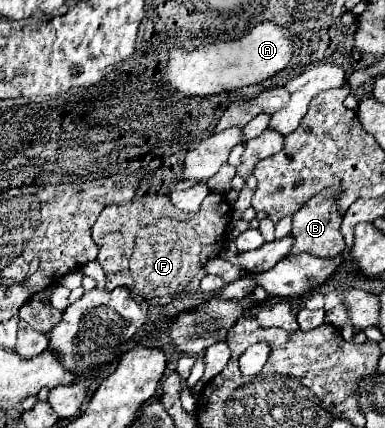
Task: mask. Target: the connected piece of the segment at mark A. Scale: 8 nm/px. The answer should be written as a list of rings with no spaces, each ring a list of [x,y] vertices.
[[[273,21],[259,23],[251,29],[249,35],[243,35],[235,41],[219,41],[207,47],[197,47],[193,51],[173,49],[169,53],[163,79],[167,85],[177,89],[181,95],[191,97],[213,97],[225,91],[235,91],[247,85],[257,85],[279,71],[283,71],[293,55],[295,41],[293,35]]]

